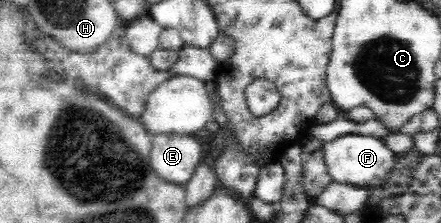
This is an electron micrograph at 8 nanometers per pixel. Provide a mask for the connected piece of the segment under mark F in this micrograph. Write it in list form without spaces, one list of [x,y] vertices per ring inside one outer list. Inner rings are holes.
[[[345,134],[323,144],[327,172],[337,183],[374,189],[389,178],[396,166],[396,157],[383,139],[370,135]]]

